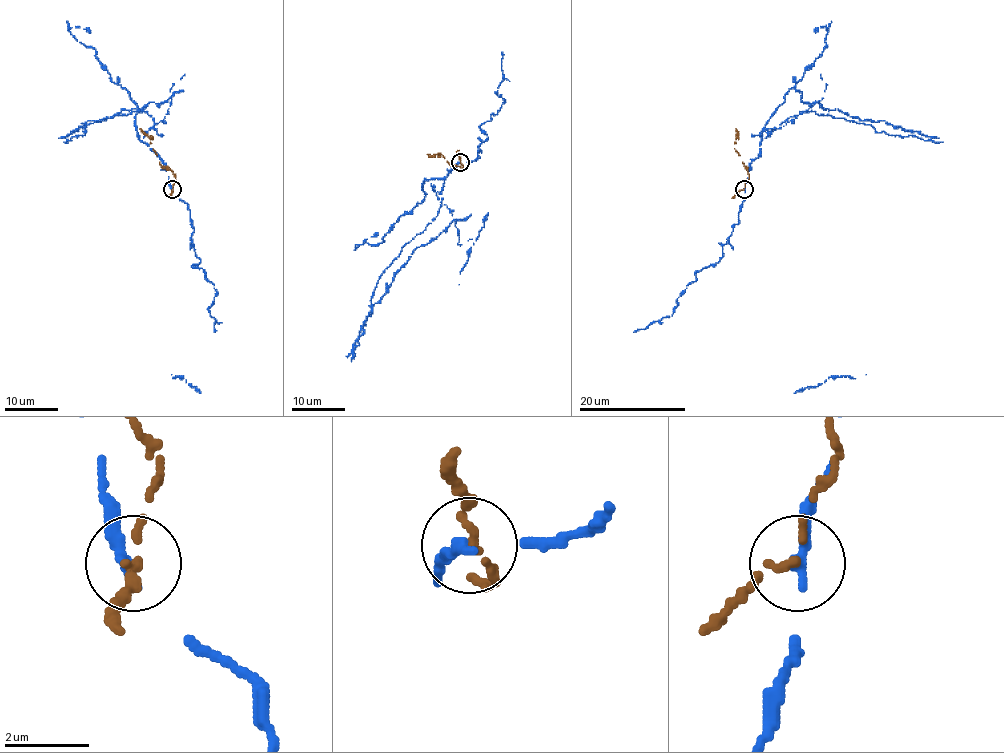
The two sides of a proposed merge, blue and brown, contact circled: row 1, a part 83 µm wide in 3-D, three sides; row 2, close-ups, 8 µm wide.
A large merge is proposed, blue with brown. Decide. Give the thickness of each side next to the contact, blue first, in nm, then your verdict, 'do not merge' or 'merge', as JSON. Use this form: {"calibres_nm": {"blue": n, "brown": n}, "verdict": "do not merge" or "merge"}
{"calibres_nm": {"blue": 340, "brown": 240}, "verdict": "do not merge"}

